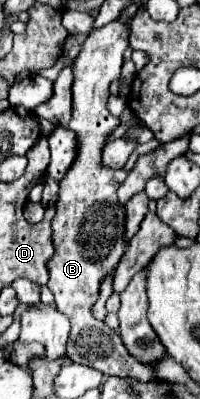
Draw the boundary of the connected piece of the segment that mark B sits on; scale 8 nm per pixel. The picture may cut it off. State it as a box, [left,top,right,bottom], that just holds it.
[49,18,157,382]

